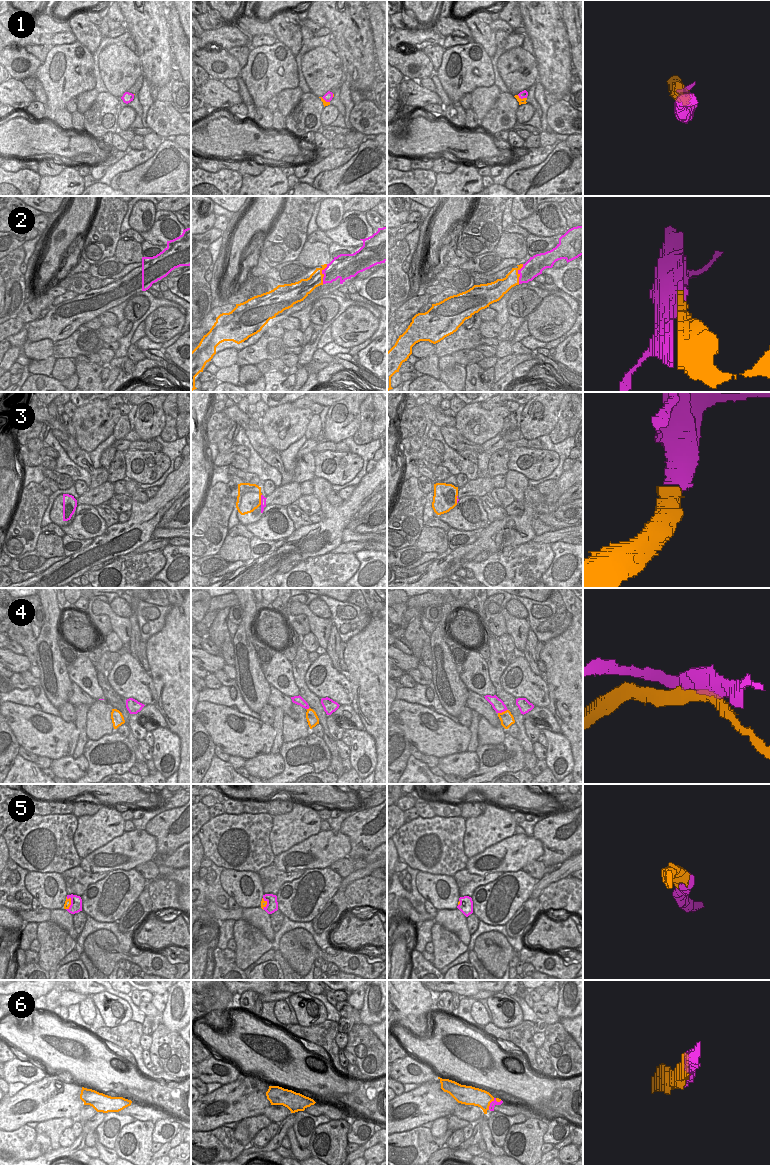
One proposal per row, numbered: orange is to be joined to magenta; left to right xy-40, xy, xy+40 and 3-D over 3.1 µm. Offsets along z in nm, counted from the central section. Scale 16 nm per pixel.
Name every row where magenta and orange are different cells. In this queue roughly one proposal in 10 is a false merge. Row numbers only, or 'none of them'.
4

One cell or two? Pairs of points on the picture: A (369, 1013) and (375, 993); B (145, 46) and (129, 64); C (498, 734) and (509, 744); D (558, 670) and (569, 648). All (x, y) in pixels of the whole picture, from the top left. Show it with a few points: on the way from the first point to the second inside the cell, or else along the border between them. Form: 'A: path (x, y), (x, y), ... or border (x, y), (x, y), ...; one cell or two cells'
A: path (374, 1008), (375, 998); one cell
B: border (136, 54), (139, 58), (139, 65), (143, 74); two cells
C: border (507, 733), (500, 743), (481, 745); two cells
D: path (563, 665), (566, 662), (566, 653); one cell

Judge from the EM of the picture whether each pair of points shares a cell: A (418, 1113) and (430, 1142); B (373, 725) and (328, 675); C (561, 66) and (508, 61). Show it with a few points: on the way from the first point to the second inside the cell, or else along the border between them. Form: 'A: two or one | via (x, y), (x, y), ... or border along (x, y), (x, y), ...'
A: two | border along (419, 1126), (397, 1133)
B: two | border along (347, 678), (352, 694), (351, 704)
C: two | border along (533, 56), (538, 73)

